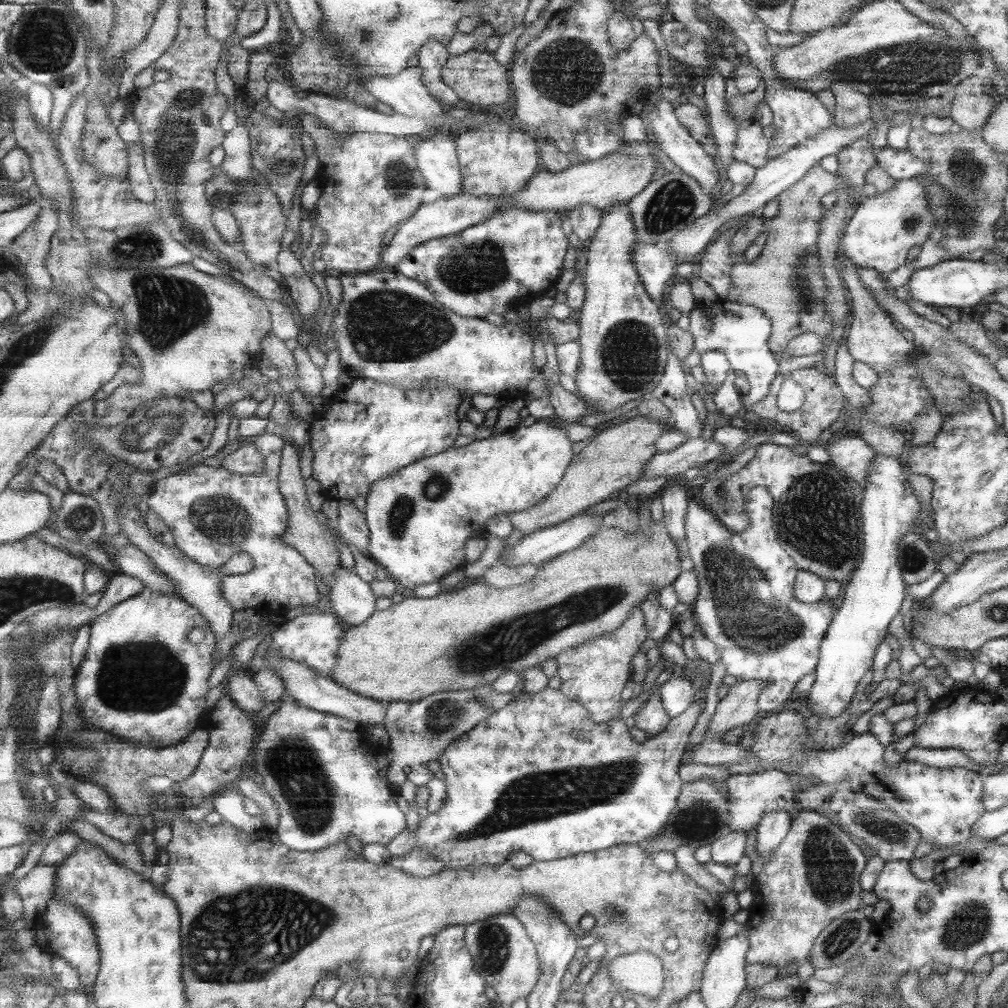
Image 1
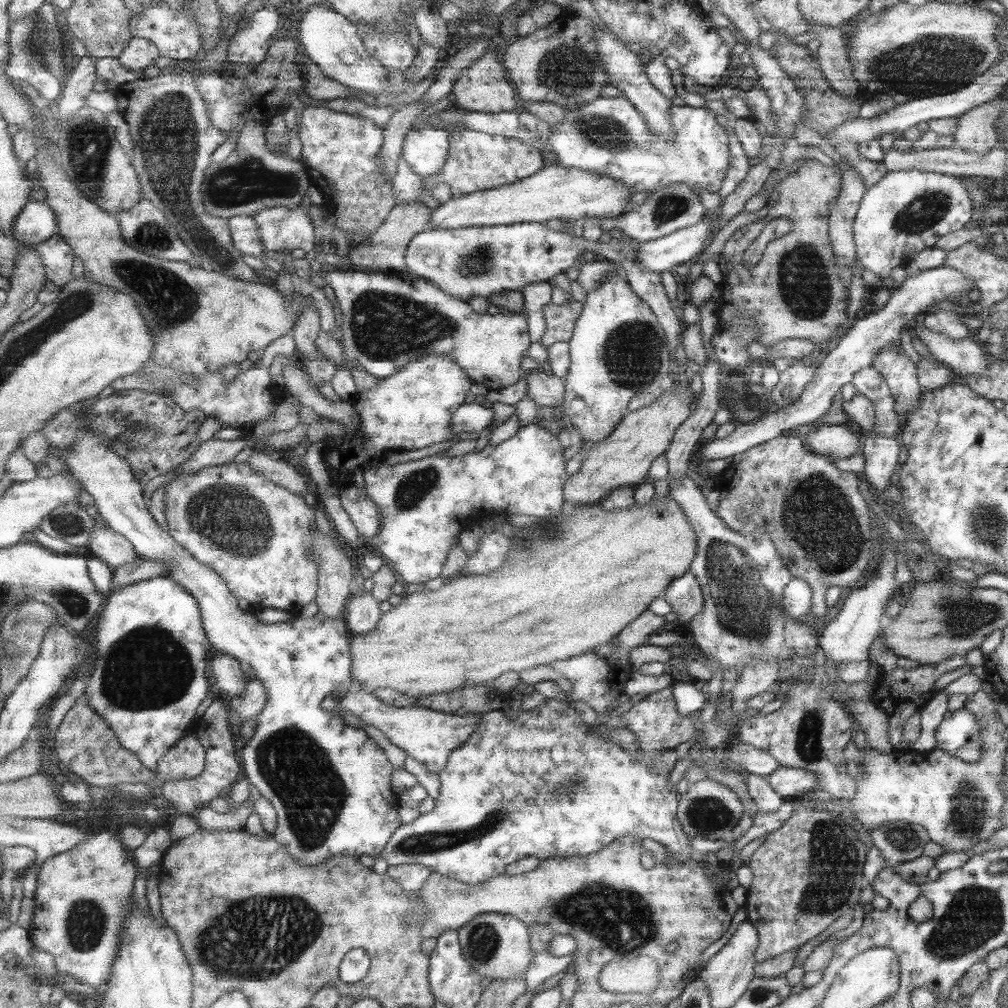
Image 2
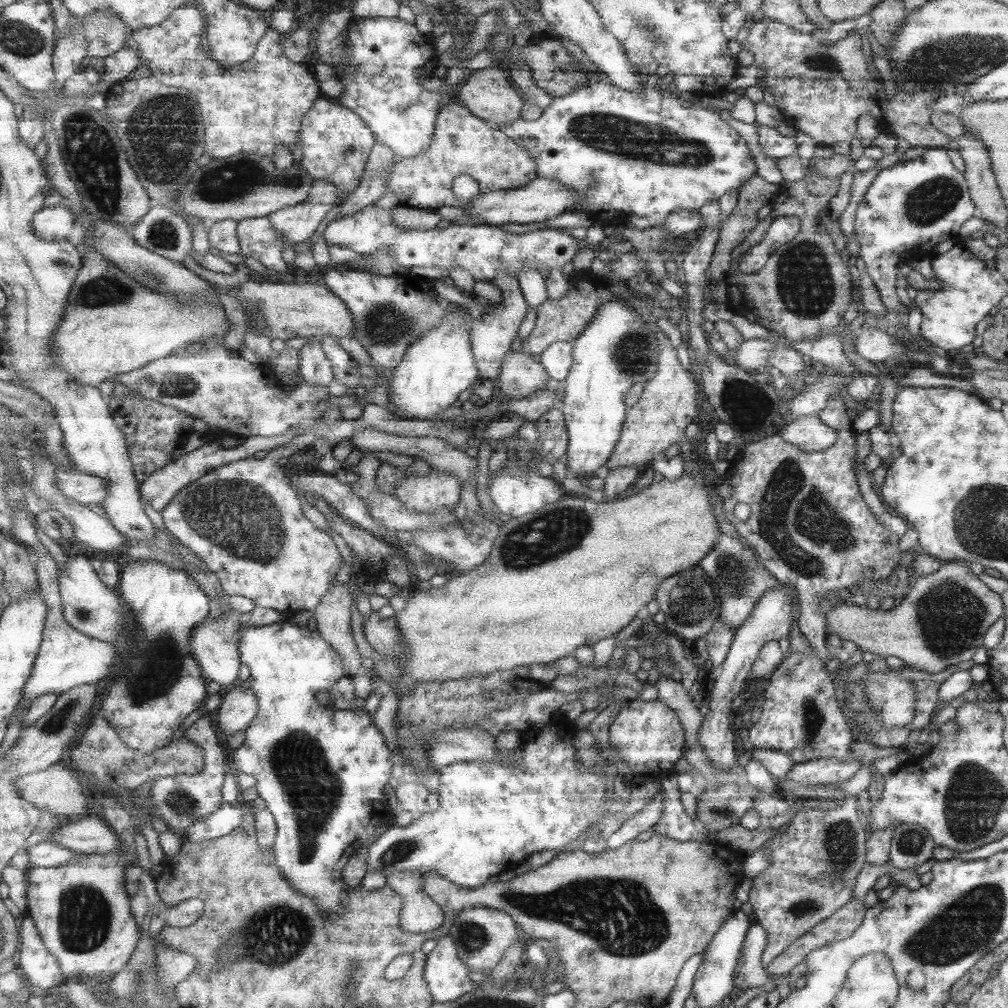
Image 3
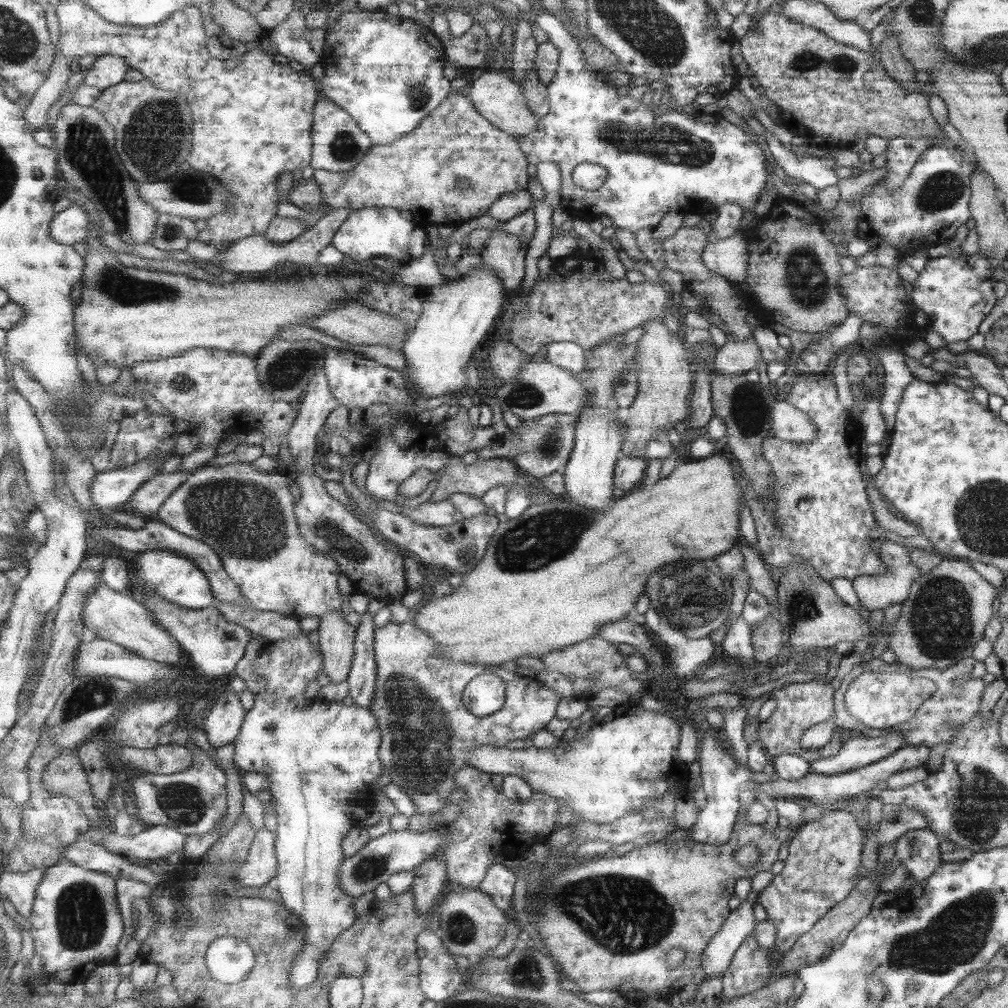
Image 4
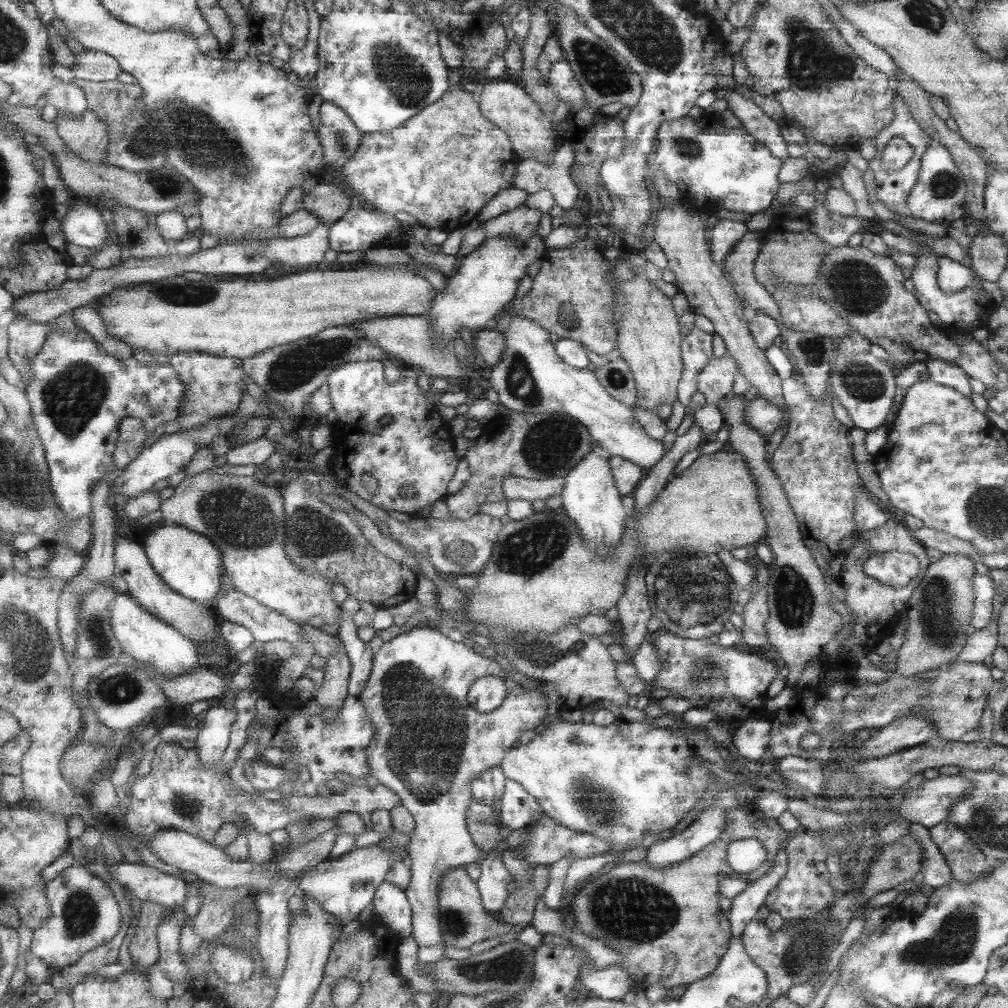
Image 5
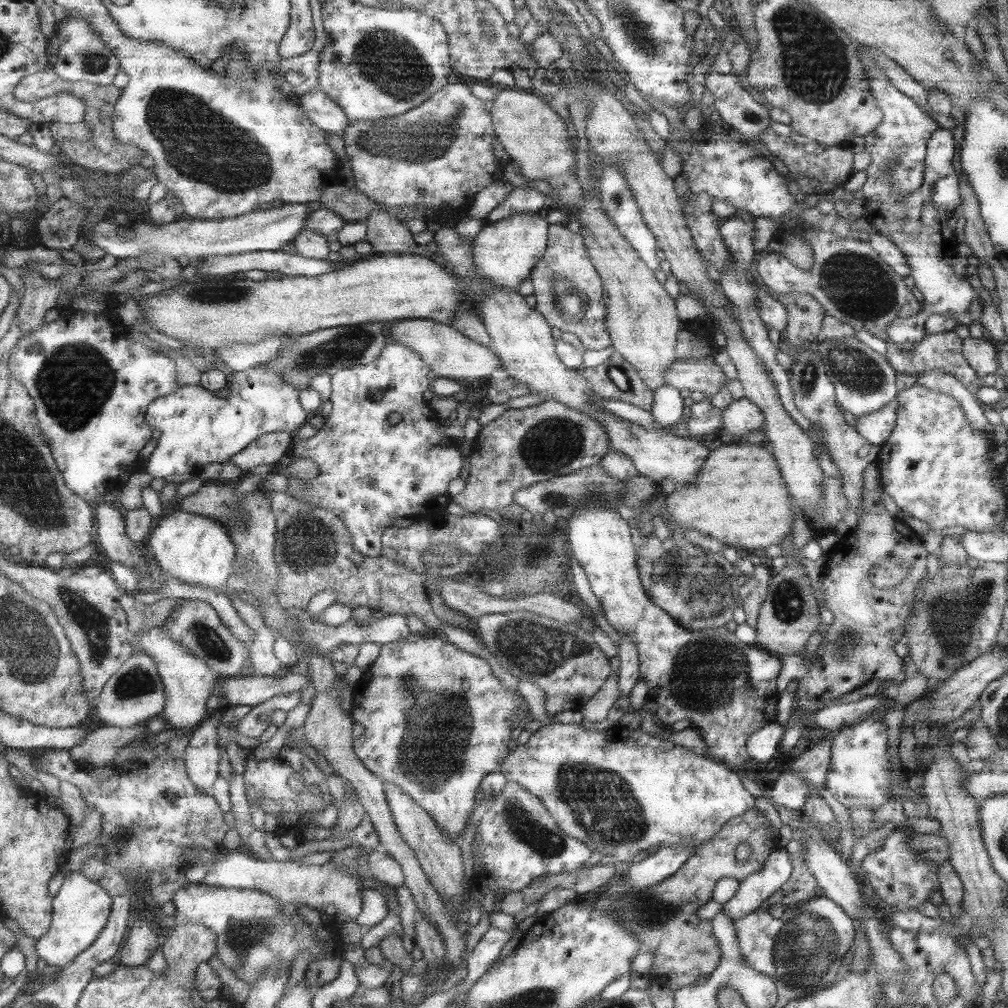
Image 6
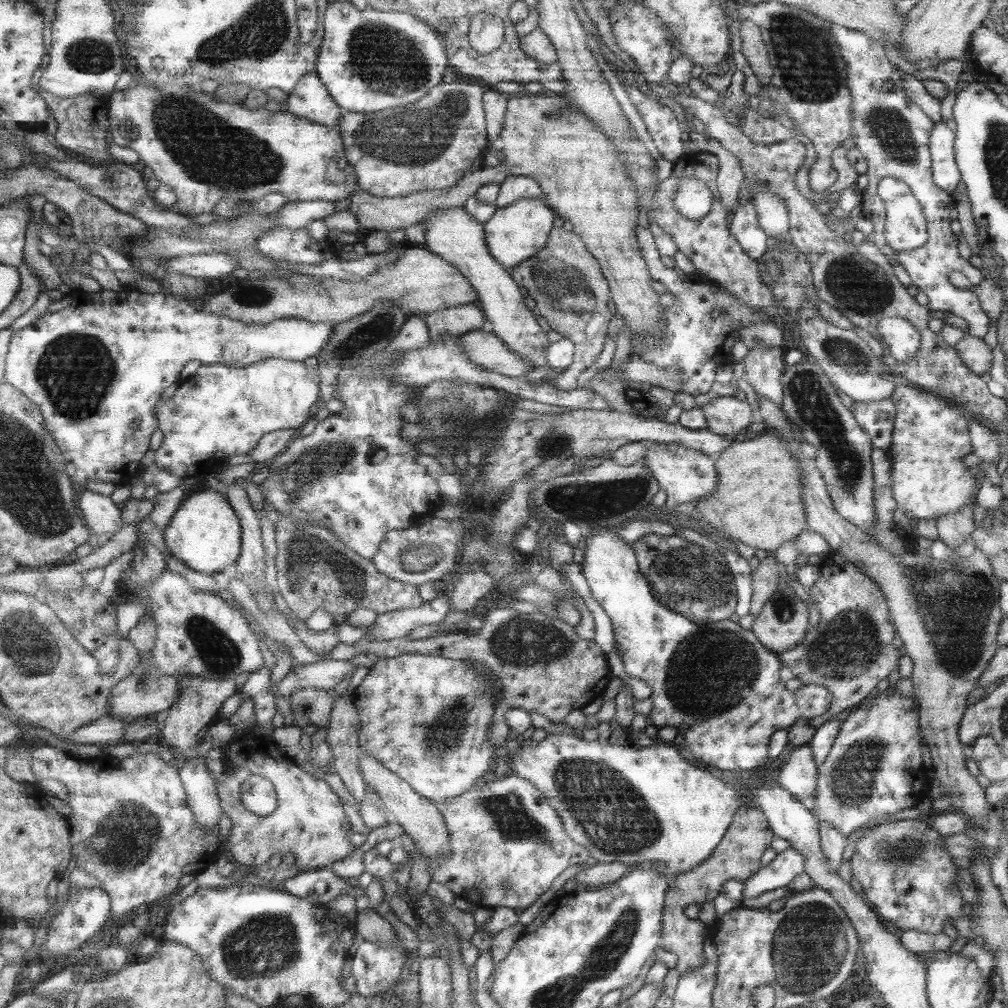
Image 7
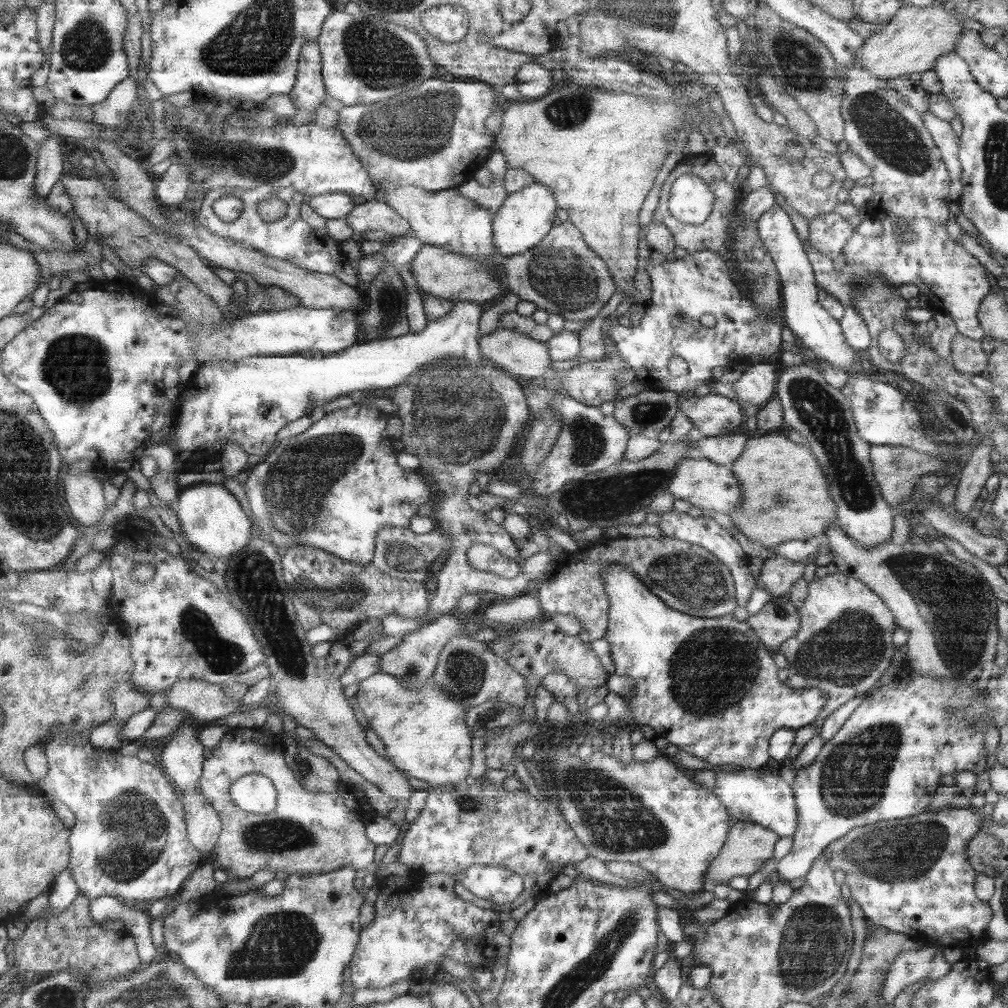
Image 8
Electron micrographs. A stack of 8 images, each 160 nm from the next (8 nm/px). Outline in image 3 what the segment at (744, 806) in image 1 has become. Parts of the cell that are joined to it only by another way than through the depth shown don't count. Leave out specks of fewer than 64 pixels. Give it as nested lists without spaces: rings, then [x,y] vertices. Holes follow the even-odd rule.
[[[849,750],[842,759],[822,758],[794,764],[782,780],[795,781],[802,785],[846,782],[861,768],[855,755]]]

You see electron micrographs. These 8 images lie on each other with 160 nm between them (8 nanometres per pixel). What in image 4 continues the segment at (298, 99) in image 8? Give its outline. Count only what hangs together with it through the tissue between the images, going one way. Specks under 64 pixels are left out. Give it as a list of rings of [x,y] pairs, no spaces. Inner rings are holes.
[[[326,98],[318,101],[314,115],[316,118],[314,118],[312,130],[314,147],[311,171],[326,170],[334,173],[347,172],[355,168],[372,147],[368,133],[344,108]]]

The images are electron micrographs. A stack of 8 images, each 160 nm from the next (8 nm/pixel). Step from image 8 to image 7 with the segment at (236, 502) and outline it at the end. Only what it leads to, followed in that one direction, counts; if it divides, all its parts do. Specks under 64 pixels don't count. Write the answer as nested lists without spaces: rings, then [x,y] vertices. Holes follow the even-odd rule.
[[[212,486],[199,492],[191,492],[175,514],[171,525],[164,530],[166,547],[197,572],[211,575],[237,562],[243,547],[242,526],[239,516],[225,495],[225,491]]]

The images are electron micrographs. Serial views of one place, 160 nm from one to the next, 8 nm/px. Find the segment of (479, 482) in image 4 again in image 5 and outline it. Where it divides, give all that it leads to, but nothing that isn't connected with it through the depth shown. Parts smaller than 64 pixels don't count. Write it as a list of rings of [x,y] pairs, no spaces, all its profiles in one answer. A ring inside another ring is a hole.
[[[508,476],[503,483],[507,500],[549,500],[553,496],[561,496],[565,488],[565,478],[550,478],[539,480],[537,478],[519,478]]]

